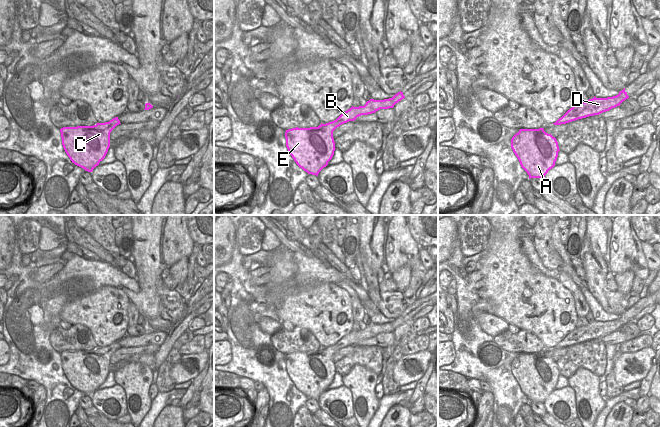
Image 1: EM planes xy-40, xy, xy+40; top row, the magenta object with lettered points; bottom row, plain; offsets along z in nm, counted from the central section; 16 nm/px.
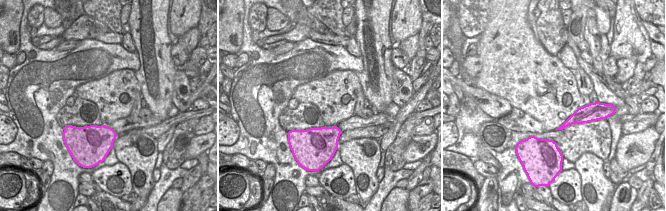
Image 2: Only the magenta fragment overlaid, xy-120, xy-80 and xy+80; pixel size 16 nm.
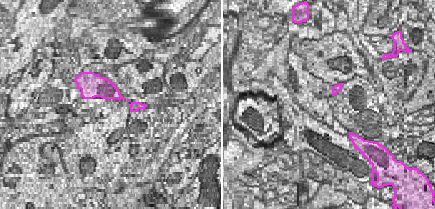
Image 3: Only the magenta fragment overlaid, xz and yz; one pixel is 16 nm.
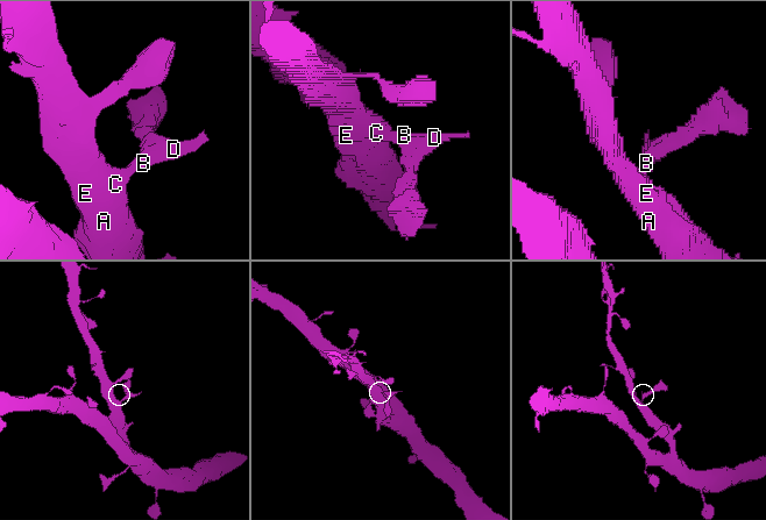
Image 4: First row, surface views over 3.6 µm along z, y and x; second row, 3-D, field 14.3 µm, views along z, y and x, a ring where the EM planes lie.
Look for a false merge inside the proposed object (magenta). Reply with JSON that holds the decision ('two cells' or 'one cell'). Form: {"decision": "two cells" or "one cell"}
{"decision": "one cell"}

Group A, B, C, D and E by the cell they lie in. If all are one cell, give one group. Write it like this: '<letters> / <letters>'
A B C D E

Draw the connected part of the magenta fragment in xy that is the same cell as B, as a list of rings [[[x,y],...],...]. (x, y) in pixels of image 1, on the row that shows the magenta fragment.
[[[403,92],[384,100],[370,99],[364,106],[351,107],[336,120],[318,127],[292,128],[285,132],[286,147],[296,164],[308,174],[318,176],[328,165],[335,151],[333,131],[340,125],[356,120],[361,115],[375,113],[380,109],[393,108],[404,99]]]

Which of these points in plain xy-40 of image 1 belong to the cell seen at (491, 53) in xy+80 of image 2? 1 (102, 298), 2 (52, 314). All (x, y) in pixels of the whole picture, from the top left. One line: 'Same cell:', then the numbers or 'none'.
Same cell: 1

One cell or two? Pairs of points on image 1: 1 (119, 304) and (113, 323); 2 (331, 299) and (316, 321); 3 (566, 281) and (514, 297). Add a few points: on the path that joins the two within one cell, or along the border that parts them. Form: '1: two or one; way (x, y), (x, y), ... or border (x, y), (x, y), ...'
1: one; way (114, 309), (112, 311), (112, 318)
2: one; way (327, 304), (325, 312), (321, 316)
3: two; border (557, 279), (572, 293)

